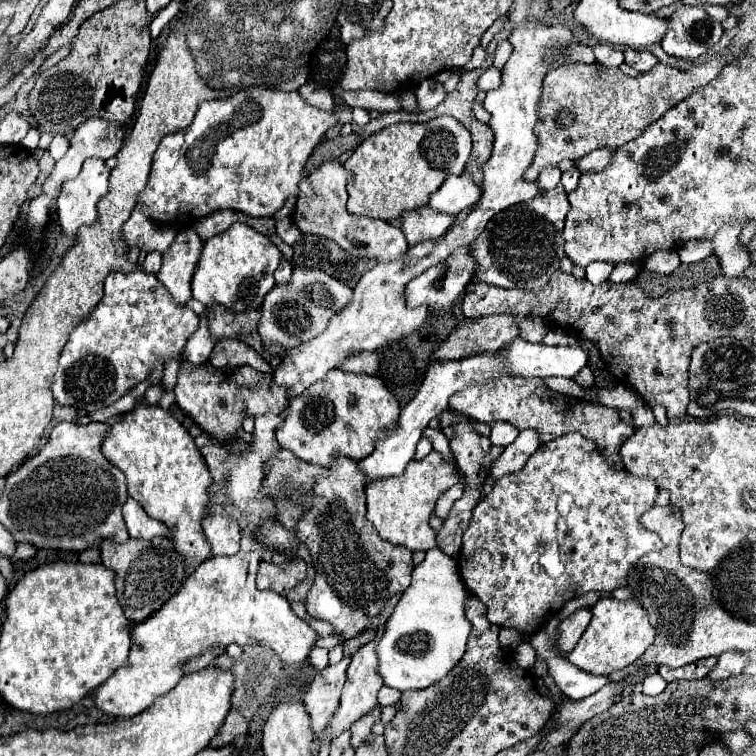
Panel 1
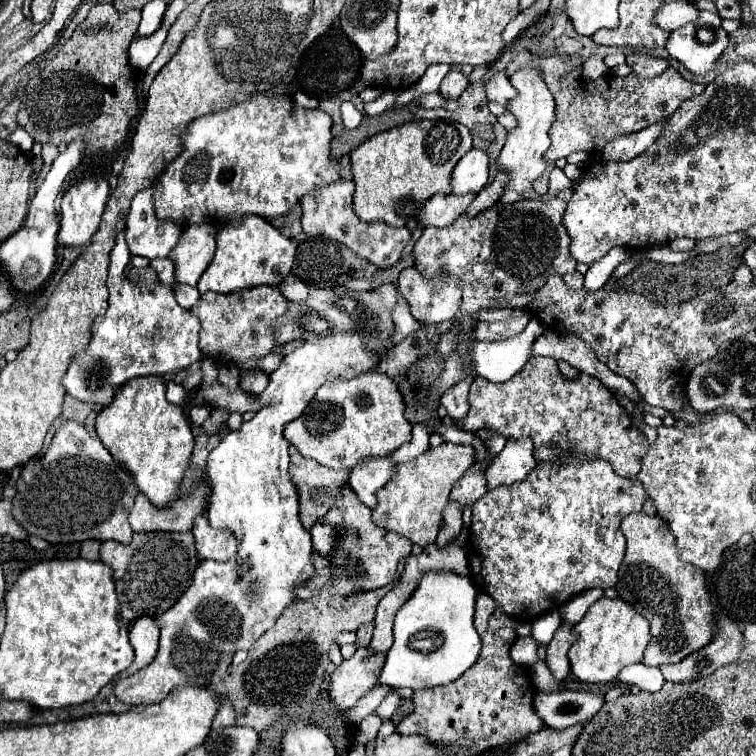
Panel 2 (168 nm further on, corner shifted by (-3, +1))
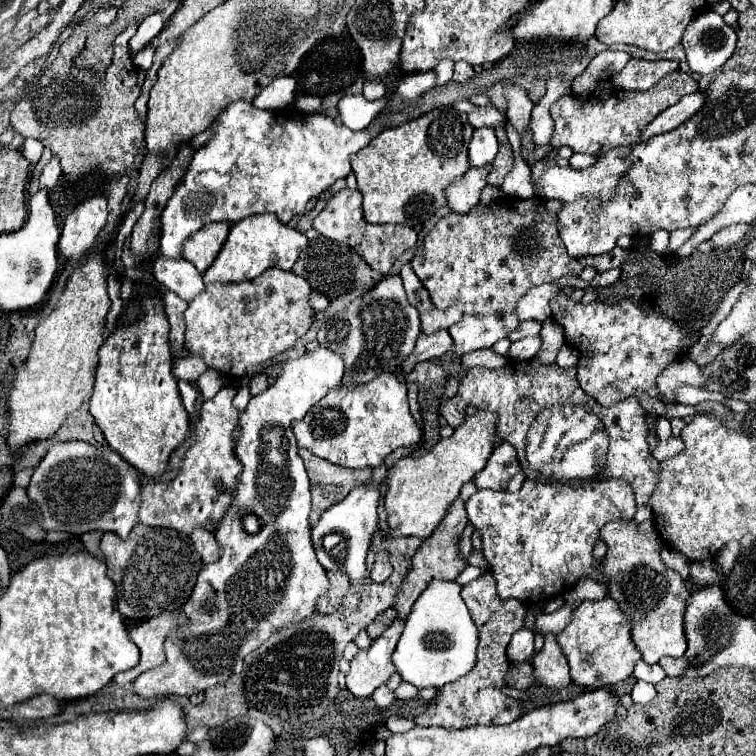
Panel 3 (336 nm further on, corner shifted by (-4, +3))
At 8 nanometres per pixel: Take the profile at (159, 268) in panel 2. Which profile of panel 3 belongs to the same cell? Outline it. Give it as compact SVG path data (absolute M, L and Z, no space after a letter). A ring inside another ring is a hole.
M156 256L152 260L154 278L182 300L190 302L204 290L202 274L188 260L170 260L168 256Z

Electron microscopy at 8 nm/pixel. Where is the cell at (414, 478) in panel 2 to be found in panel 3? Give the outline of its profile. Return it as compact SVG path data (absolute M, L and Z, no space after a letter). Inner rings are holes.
M476 412L474 416L468 416L450 438L442 438L424 456L406 456L394 462L386 476L388 490L384 496L388 526L392 528L394 536L428 538L436 530L448 506L456 500L462 484L472 480L476 472L480 472L486 466L486 460L494 450L494 424L496 414Z

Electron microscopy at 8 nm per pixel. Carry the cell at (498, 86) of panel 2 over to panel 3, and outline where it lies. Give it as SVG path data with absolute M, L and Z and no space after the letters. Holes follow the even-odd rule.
M508 84L504 88L504 96L508 100L506 118L522 134L522 152L528 152L528 150L534 148L534 142L530 138L530 132L526 130L526 126L530 122L530 112L532 112L534 104L530 102L530 98L526 96L526 92L522 88L512 86L512 84Z

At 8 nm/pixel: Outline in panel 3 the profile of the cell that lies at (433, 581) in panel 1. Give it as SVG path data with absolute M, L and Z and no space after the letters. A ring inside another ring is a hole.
M434 580L414 602L412 612L406 618L404 632L392 654L396 672L404 682L416 688L442 688L466 676L476 664L478 652L478 628L470 618L470 612L460 596L462 586L458 582Z

